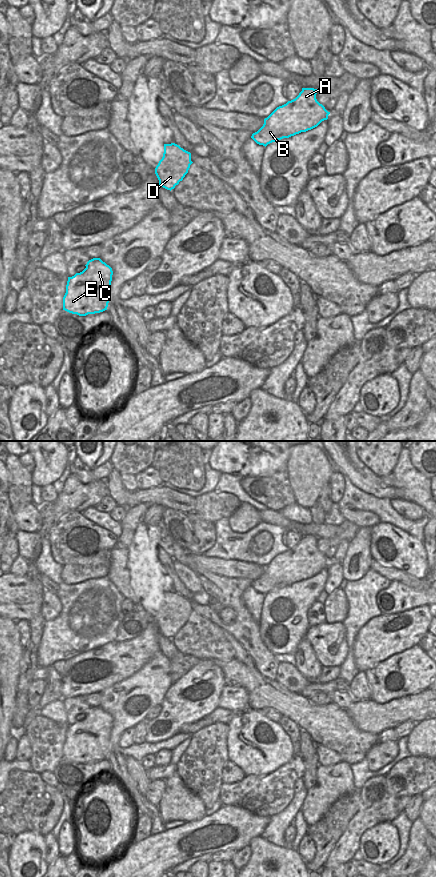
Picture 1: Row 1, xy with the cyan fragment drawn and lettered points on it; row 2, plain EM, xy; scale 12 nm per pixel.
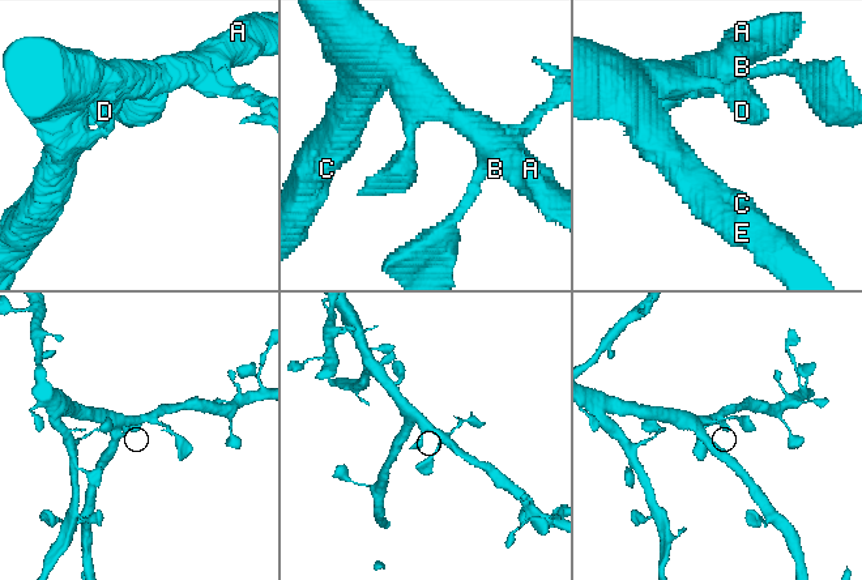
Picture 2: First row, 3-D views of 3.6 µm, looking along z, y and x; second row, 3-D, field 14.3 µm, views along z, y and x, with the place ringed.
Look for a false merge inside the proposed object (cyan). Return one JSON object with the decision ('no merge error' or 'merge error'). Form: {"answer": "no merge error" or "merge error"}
{"answer": "no merge error"}

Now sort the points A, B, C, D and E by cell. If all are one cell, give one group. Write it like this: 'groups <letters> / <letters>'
groups A B C D E

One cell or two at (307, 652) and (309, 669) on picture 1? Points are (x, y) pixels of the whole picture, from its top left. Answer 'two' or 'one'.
one

